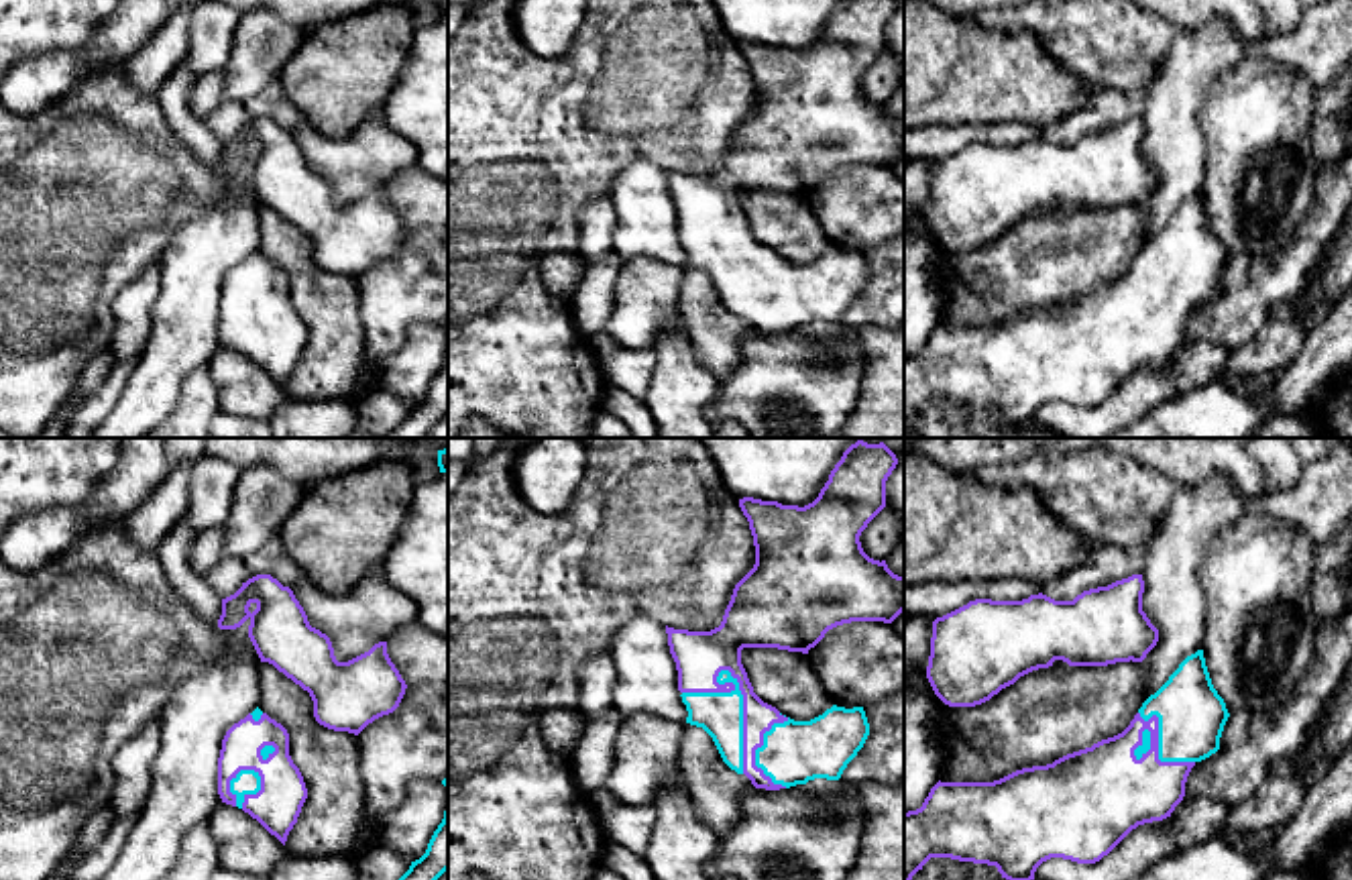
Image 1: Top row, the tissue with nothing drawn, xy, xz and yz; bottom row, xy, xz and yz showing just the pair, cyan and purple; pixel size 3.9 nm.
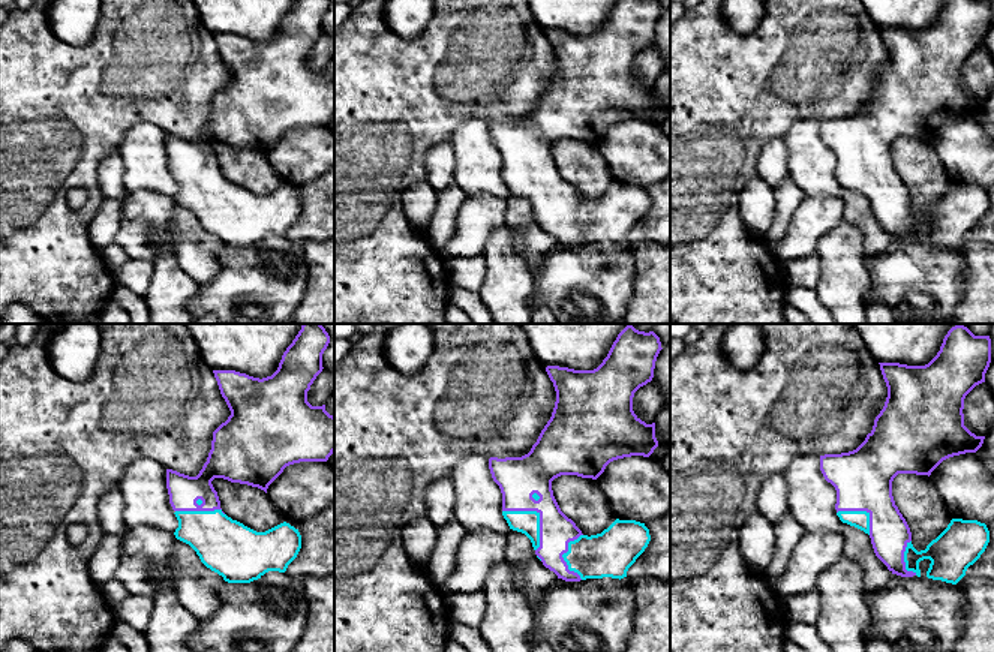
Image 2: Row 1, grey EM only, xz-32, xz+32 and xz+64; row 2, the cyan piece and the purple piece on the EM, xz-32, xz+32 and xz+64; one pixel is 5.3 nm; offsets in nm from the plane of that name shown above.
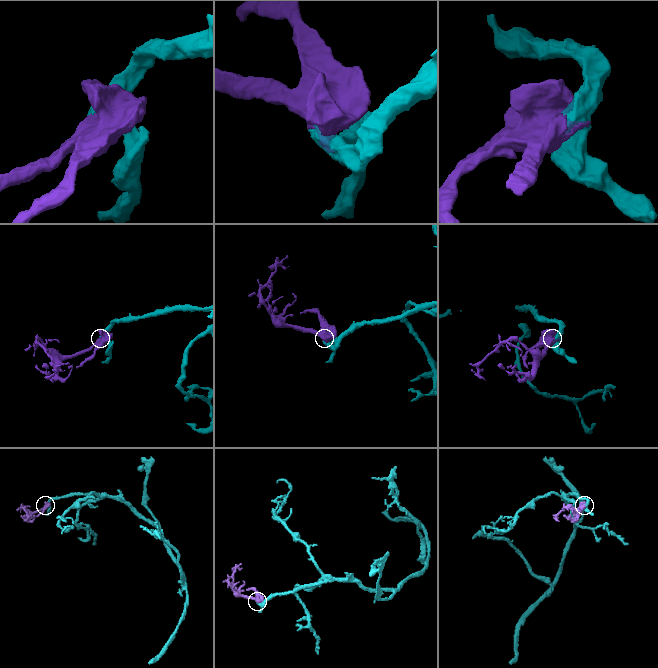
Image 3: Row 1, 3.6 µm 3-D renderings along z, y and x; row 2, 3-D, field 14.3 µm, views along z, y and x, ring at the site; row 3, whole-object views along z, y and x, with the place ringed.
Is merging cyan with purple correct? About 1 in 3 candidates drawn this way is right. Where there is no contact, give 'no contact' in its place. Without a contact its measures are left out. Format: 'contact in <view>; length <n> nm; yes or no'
contact in xz; length 420 nm; yes

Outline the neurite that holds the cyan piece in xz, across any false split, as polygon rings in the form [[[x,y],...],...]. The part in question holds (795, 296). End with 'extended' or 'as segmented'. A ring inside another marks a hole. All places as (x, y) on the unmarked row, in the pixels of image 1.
[[[841,0],[819,41],[804,49],[782,49],[753,41],[739,43],[755,90],[753,112],[735,128],[723,165],[711,175],[688,175],[666,169],[670,198],[678,214],[678,234],[686,249],[686,267],[702,271],[715,285],[723,306],[745,318],[755,332],[780,334],[814,322],[839,324],[869,279],[863,251],[833,249],[810,265],[794,265],[764,246],[741,208],[743,191],[778,191],[808,198],[829,173],[851,165],[892,167],[904,155],[904,120],[894,118],[886,104],[869,102],[859,86],[867,67],[886,51],[886,24],[896,0]]] | extended

